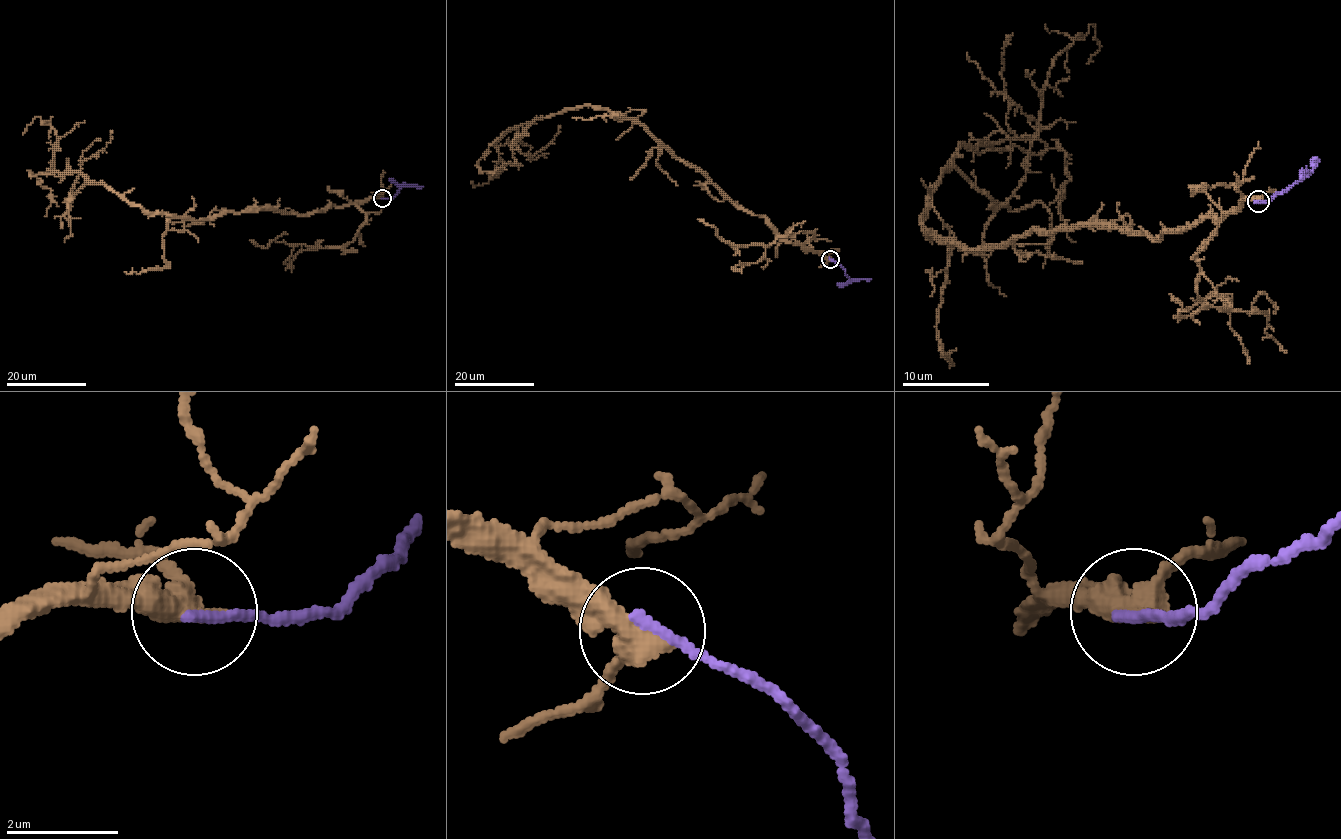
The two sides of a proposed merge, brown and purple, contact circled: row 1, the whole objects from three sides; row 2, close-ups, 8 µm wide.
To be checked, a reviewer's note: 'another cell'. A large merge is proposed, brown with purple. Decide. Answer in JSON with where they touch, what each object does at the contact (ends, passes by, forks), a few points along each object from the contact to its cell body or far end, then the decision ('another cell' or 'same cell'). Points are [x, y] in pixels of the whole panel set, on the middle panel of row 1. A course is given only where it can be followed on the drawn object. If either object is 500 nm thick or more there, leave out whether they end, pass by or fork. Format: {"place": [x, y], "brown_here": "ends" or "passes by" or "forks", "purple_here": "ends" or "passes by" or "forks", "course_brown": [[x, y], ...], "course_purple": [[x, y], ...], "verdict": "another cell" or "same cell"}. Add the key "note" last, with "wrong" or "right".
{"place": [830, 259], "brown_here": "passes by", "purple_here": "ends", "course_brown": [[829, 259], [785, 243], [633, 119], [605, 109], [566, 108], [510, 129], [497, 143], [503, 170], [471, 181]], "course_purple": [[829, 258], [839, 264], [849, 279], [870, 279]], "verdict": "another cell", "note": "right"}

